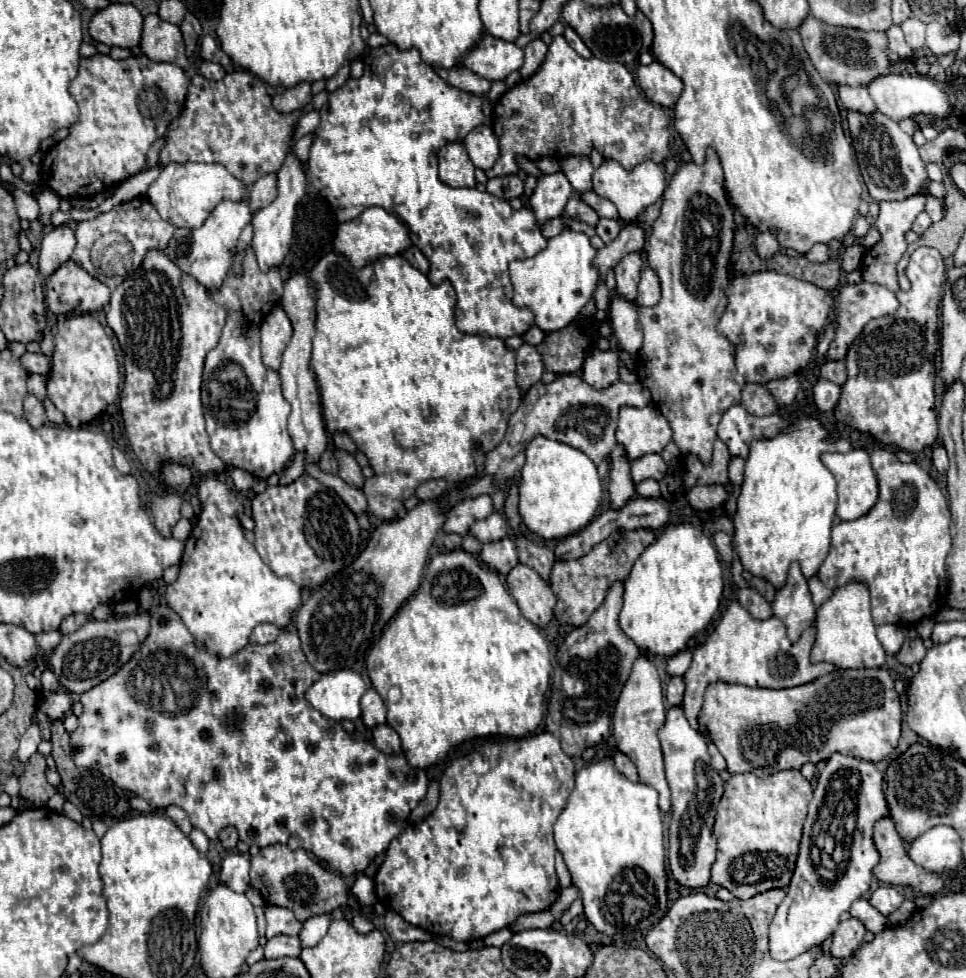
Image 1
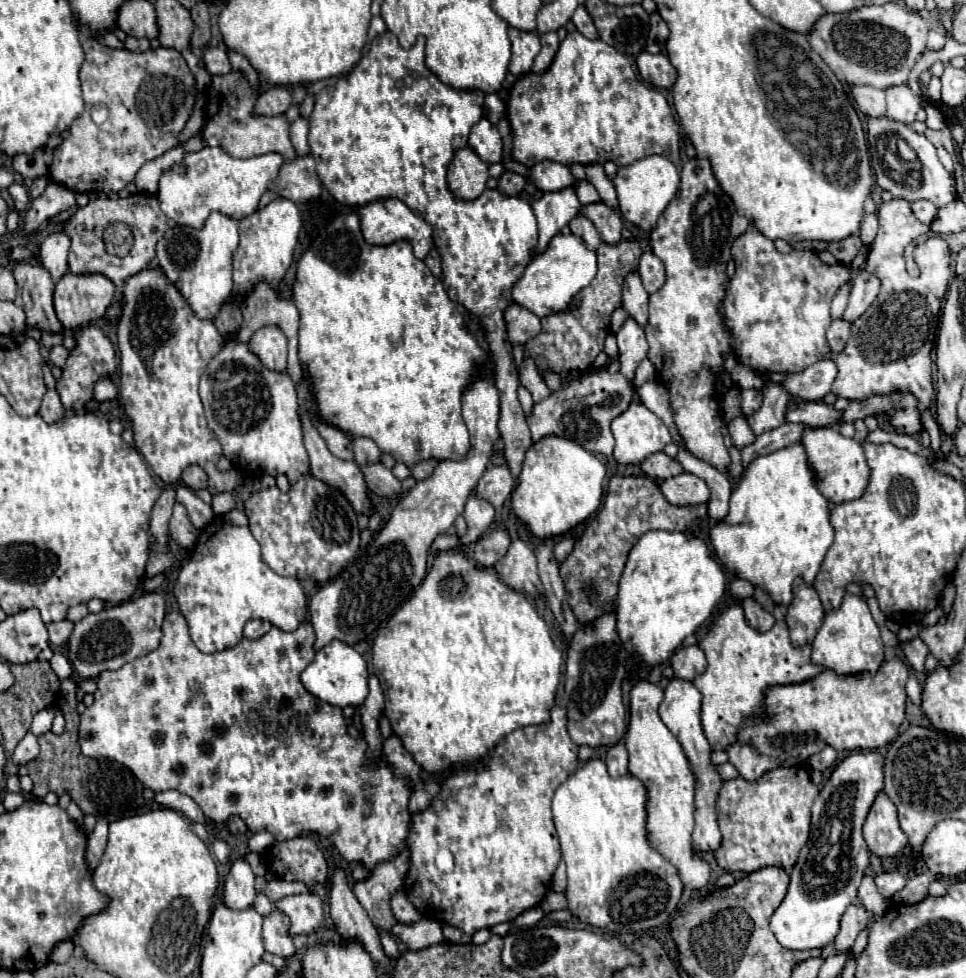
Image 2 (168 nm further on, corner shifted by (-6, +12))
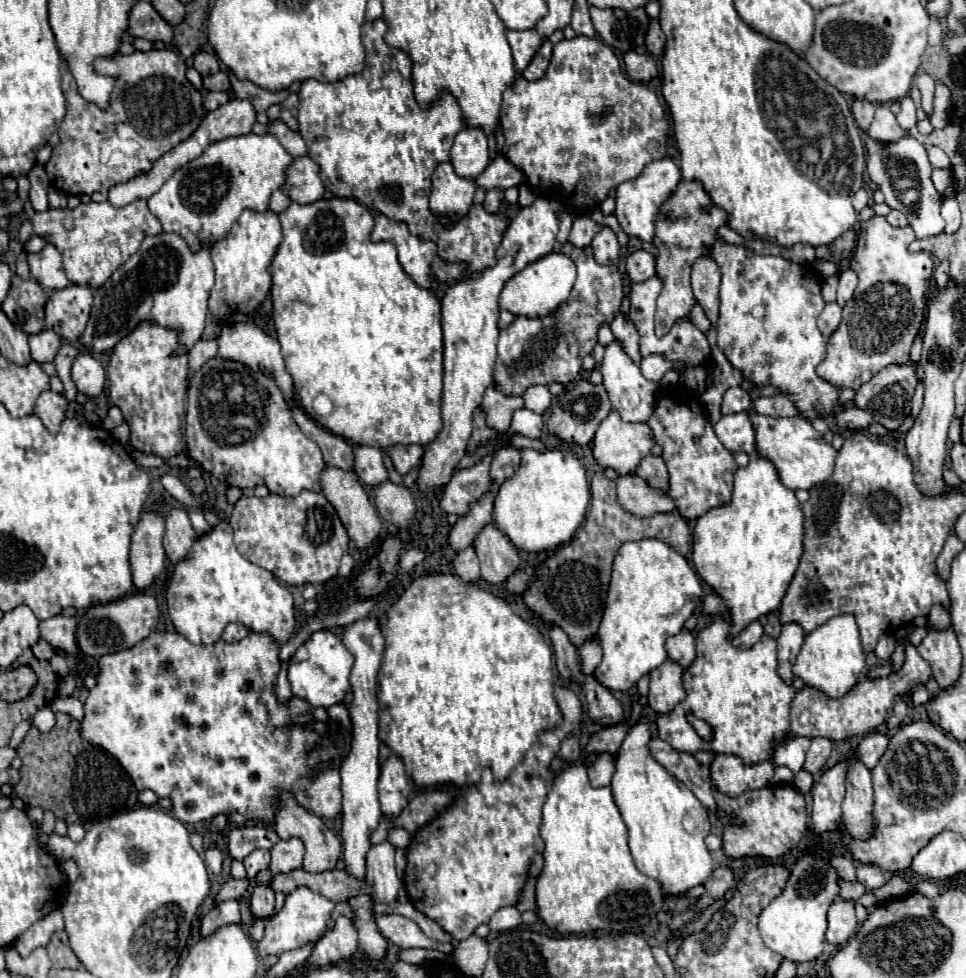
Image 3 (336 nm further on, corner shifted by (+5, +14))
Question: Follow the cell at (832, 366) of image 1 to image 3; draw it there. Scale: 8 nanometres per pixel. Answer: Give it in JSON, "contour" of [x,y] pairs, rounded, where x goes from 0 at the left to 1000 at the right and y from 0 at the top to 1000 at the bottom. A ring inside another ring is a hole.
{"contour":[[[855,311],[853,313],[853,317],[847,325],[847,335],[851,337],[853,344],[859,344],[867,335],[870,323],[872,323],[872,315],[867,311]]]}

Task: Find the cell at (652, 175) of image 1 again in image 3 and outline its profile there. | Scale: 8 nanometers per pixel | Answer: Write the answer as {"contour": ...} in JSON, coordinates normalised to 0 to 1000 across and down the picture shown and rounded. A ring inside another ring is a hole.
{"contour":[[[683,162],[673,166],[667,176],[652,184],[652,186],[644,186],[644,190],[638,192],[638,223],[642,233],[656,243],[663,243],[665,247],[675,247],[677,243],[677,225],[685,213],[685,209],[696,200],[696,196],[700,194],[702,186],[704,186],[704,172],[694,164],[694,162]]]}

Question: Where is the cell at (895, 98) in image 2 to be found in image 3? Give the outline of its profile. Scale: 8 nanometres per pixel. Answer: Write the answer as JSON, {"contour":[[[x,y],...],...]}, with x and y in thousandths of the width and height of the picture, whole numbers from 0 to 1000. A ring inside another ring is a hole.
{"contour":[[[911,106],[907,110],[907,119],[905,125],[901,127],[901,131],[896,133],[896,137],[913,147],[921,147],[921,145],[930,145],[938,135],[930,129],[928,119],[921,115],[921,110],[917,106]]]}

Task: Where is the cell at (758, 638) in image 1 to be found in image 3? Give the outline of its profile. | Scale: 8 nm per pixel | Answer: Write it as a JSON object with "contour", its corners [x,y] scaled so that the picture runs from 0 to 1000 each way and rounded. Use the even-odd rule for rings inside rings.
{"contour":[[[739,634],[735,640],[723,646],[720,650],[720,673],[708,685],[706,699],[710,706],[710,714],[694,728],[694,730],[679,730],[679,746],[685,757],[689,757],[698,767],[720,771],[723,767],[733,767],[737,771],[760,771],[768,775],[770,783],[781,783],[793,779],[801,769],[801,763],[816,751],[818,746],[818,718],[824,710],[820,701],[814,701],[810,693],[803,689],[803,654],[789,650],[785,658],[776,665],[760,663],[754,654],[756,638],[752,634]],[[712,730],[729,736],[737,744],[737,757],[729,757],[712,738]]]}

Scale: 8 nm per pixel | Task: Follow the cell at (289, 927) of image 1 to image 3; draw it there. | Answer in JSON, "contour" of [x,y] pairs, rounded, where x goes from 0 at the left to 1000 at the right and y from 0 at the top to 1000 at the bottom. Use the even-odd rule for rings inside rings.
{"contour":[[[311,906],[308,910],[300,912],[294,922],[294,928],[290,933],[286,933],[275,945],[273,959],[267,963],[269,980],[273,980],[277,975],[290,978],[296,971],[306,971],[319,963],[329,963],[340,953],[340,943],[342,943],[346,928],[348,928],[346,920],[342,920],[333,914],[327,914],[317,906]]]}

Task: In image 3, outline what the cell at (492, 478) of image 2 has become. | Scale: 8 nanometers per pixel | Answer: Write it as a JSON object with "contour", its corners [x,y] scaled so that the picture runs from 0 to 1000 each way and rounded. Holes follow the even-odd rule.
{"contour":[[[524,456],[511,464],[509,479],[507,479],[507,489],[513,495],[520,495],[524,489],[528,489],[534,479],[538,476],[538,458]]]}

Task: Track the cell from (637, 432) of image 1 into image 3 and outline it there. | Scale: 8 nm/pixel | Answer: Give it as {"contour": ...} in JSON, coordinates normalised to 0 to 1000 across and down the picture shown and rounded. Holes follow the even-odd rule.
{"contour":[[[634,419],[629,423],[629,427],[619,436],[619,440],[615,444],[613,466],[615,466],[619,476],[636,479],[642,487],[646,487],[646,485],[654,485],[660,479],[663,470],[673,464],[675,456],[677,456],[677,446],[675,446],[675,440],[673,440],[671,434],[644,431],[642,423],[638,419]]]}

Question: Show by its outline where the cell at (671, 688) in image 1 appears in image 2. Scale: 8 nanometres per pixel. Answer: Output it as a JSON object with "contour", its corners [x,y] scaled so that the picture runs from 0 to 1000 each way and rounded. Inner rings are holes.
{"contour":[[[711,661],[699,667],[695,673],[695,681],[701,695],[719,695],[730,687],[730,671],[722,661]]]}

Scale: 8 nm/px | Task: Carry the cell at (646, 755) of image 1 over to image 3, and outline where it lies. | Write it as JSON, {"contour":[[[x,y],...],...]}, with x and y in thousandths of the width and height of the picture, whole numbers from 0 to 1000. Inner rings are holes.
{"contour":[[[663,736],[652,744],[640,767],[638,789],[631,806],[650,845],[650,863],[658,888],[681,900],[689,916],[702,916],[729,904],[739,892],[737,875],[729,863],[729,857],[735,853],[735,834],[723,816],[706,804],[706,800],[673,775],[673,767],[669,767],[673,755],[675,746],[669,736]]]}

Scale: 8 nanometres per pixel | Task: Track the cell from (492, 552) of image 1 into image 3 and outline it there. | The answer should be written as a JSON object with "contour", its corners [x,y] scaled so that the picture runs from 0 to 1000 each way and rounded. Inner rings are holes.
{"contour":[[[487,558],[487,560],[482,560],[482,562],[478,562],[478,564],[470,571],[468,579],[470,579],[472,589],[474,589],[474,591],[478,591],[480,595],[493,595],[493,593],[497,591],[495,571],[493,571],[493,564],[491,564],[491,560],[489,560],[489,558]]]}

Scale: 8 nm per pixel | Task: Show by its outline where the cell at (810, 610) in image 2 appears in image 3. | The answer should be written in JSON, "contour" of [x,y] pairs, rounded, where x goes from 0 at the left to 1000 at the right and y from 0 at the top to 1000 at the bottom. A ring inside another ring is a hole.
{"contour":[[[826,638],[810,640],[810,648],[805,652],[805,691],[818,701],[822,699],[820,681],[830,663],[830,656],[832,656],[832,646]]]}

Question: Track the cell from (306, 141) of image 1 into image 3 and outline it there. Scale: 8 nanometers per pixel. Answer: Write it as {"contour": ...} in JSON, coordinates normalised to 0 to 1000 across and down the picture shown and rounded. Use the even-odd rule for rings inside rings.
{"contour":[[[319,160],[306,162],[304,168],[296,174],[296,188],[292,194],[308,209],[321,209],[331,204],[335,198],[331,170]]]}

